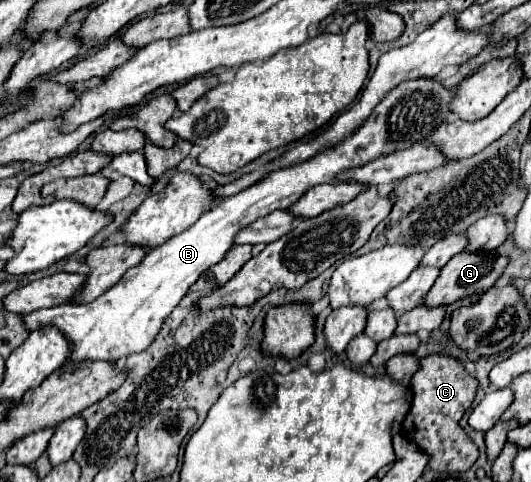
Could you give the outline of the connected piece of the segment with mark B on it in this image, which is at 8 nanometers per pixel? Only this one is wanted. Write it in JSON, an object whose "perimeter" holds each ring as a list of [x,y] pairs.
{"perimeter":[[[412,79],[400,83],[400,87],[392,89],[388,97],[374,109],[372,117],[368,117],[368,121],[342,145],[326,149],[312,161],[292,165],[292,169],[278,169],[272,173],[272,177],[260,181],[260,185],[252,185],[252,189],[210,207],[192,227],[174,235],[164,245],[148,251],[140,265],[128,269],[114,287],[104,291],[92,303],[68,303],[32,311],[22,315],[24,327],[33,331],[46,323],[56,325],[74,341],[70,361],[120,361],[126,355],[148,349],[152,337],[156,337],[160,331],[164,317],[172,313],[172,309],[186,295],[188,287],[200,277],[200,273],[216,265],[232,247],[236,229],[242,229],[244,225],[256,221],[256,217],[264,217],[276,209],[288,209],[288,205],[292,205],[292,201],[296,201],[296,197],[300,197],[300,193],[312,185],[334,183],[332,177],[336,177],[340,169],[348,169],[348,165],[360,165],[360,161],[372,161],[372,157],[380,157],[380,153],[394,153],[396,149],[408,149],[408,145],[424,141],[424,137],[428,137],[428,133],[432,133],[440,121],[446,121],[452,115],[448,109],[450,99],[452,91],[434,79]]]}

